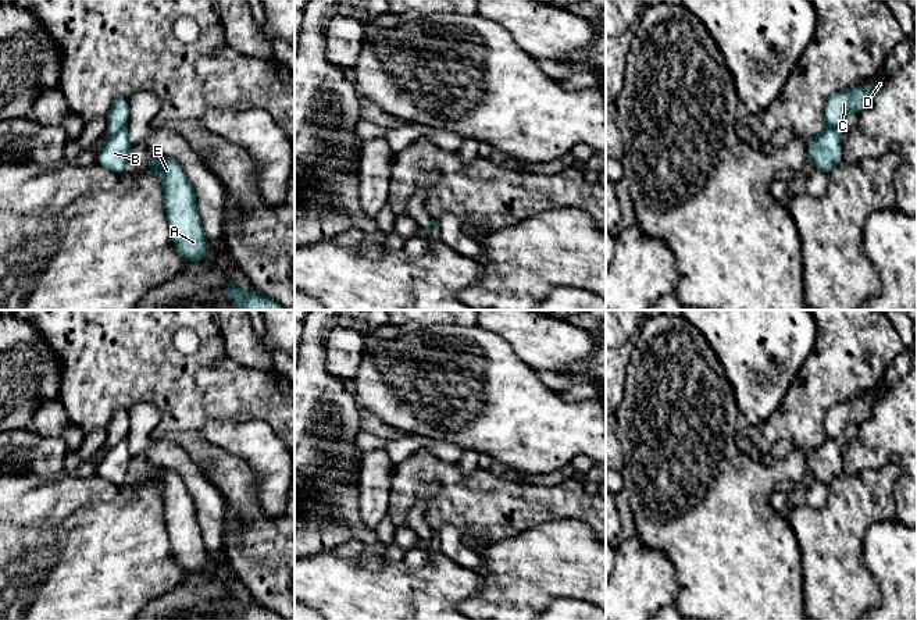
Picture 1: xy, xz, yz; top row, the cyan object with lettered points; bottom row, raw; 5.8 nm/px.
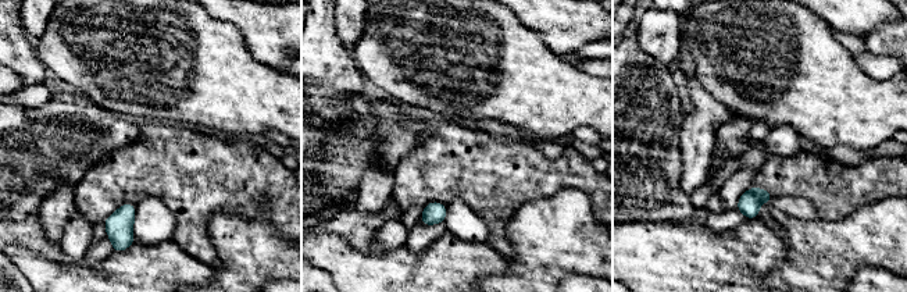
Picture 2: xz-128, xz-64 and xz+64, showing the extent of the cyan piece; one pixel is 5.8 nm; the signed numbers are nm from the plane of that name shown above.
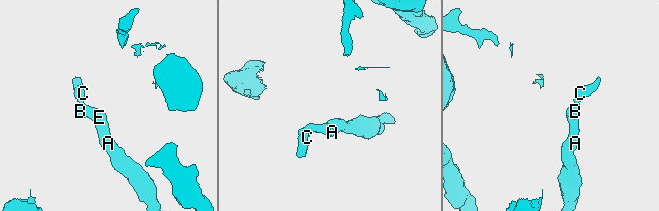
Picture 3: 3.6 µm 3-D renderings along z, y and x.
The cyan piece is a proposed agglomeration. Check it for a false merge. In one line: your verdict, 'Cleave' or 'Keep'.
Cleave

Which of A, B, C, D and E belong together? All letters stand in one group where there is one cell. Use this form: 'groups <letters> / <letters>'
groups A B E / C D

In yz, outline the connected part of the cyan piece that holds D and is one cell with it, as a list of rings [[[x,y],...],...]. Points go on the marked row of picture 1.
[[[877,79],[873,85],[861,88],[849,86],[832,95],[827,101],[825,127],[827,129],[843,131],[843,121],[849,113],[860,114],[867,110],[873,97],[886,86],[888,82]]]

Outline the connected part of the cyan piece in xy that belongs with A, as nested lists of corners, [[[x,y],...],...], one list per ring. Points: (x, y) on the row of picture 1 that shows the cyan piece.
[[[158,156],[146,170],[161,177],[163,203],[175,250],[186,260],[201,263],[210,243],[200,221],[196,196],[182,165],[167,156]]]

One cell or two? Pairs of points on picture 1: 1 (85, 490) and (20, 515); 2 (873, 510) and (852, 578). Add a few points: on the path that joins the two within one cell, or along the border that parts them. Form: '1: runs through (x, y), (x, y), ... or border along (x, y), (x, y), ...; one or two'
1: runs through (68, 494), (50, 502), (36, 502); one
2: runs through (856, 527), (851, 533), (851, 562); one

